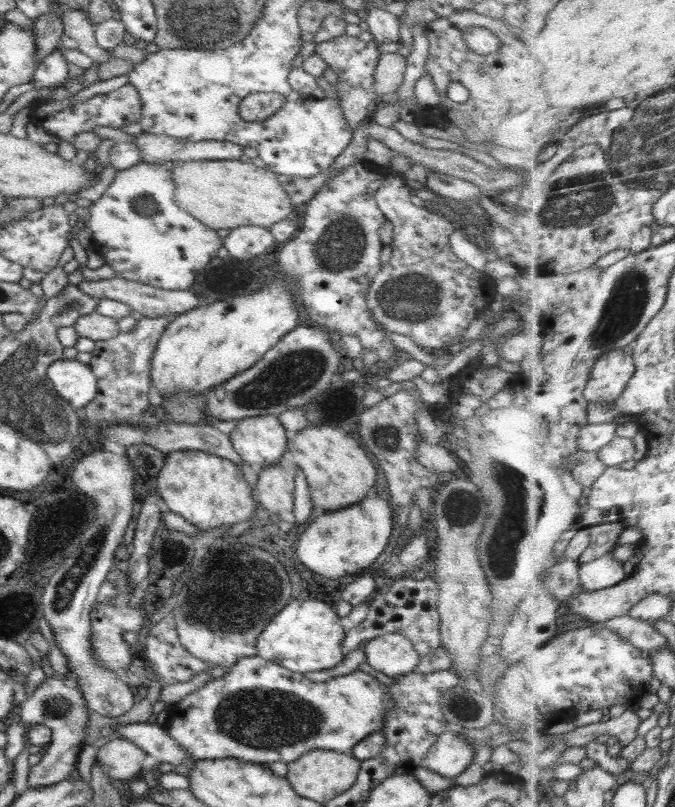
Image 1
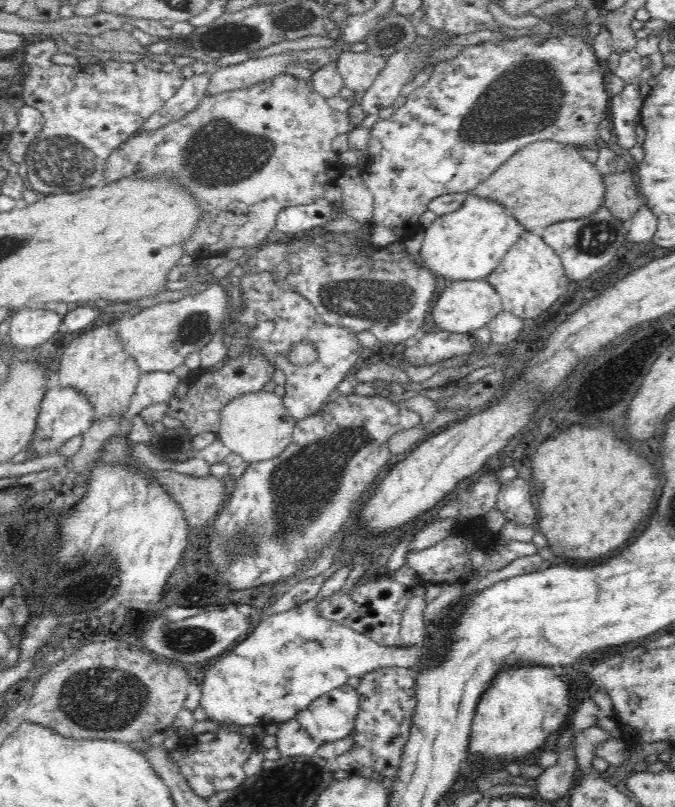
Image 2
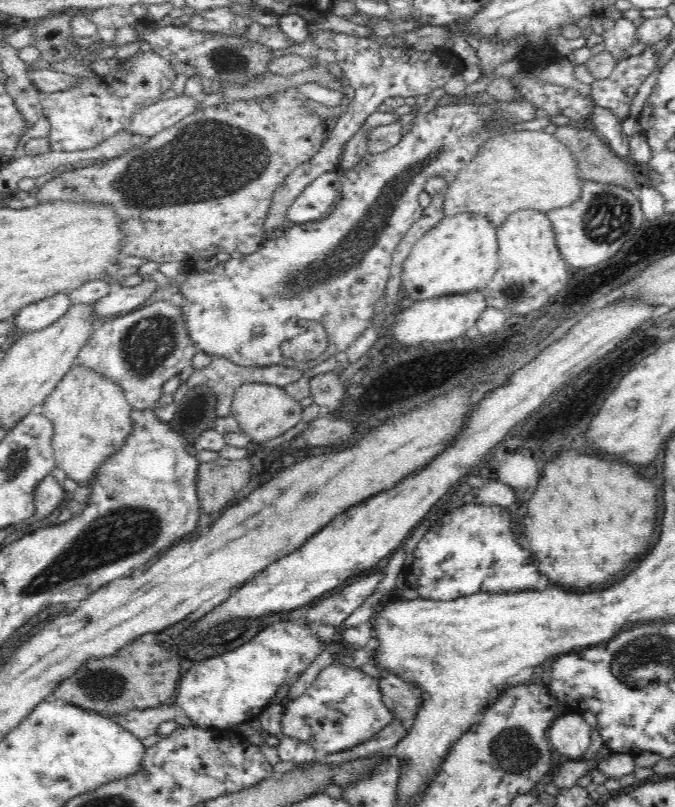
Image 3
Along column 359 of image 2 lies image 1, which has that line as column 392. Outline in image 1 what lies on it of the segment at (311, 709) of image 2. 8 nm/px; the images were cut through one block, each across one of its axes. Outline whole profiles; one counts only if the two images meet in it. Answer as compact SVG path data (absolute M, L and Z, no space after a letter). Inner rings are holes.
M256 654L254 656L239 658L220 678L210 679L200 689L188 694L181 701L167 708L168 719L164 727L168 735L174 737L197 761L234 758L246 763L260 763L262 765L268 765L272 762L284 762L288 764L295 762L304 752L310 752L316 749L332 750L334 752L343 752L344 754L351 755L353 746L356 746L360 740L364 740L365 736L382 731L382 728L384 728L384 718L386 718L386 714L392 710L392 706L394 706L394 699L392 699L392 693L388 691L388 687L378 681L374 676L368 674L368 672L355 669L350 674L330 678L324 682L314 682L308 680L304 673L292 672L290 669L284 668L279 664L274 664L269 660L264 660L264 658Z

